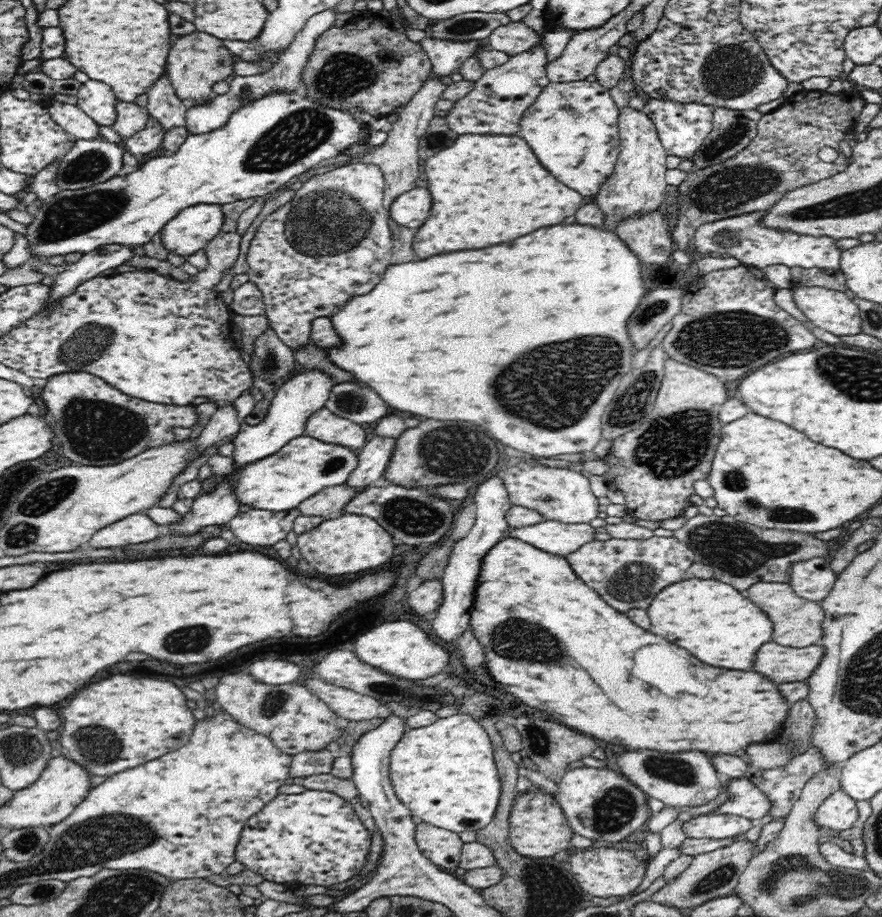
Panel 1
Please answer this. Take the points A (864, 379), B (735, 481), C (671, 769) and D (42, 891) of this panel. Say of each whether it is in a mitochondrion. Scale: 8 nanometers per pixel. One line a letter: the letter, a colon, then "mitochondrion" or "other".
A: mitochondrion
B: mitochondrion
C: mitochondrion
D: mitochondrion

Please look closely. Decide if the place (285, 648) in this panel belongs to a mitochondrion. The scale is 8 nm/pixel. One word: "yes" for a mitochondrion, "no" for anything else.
no

